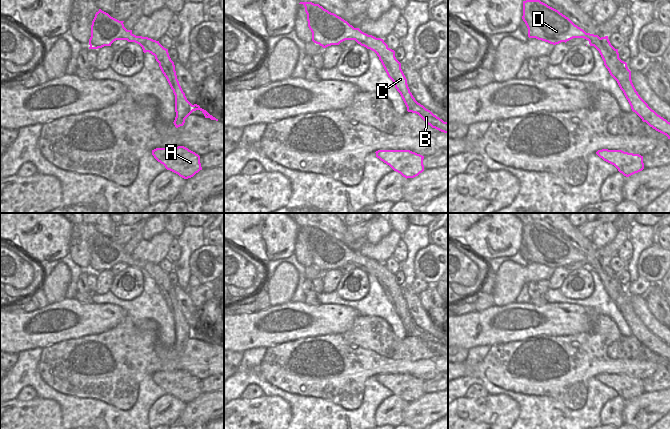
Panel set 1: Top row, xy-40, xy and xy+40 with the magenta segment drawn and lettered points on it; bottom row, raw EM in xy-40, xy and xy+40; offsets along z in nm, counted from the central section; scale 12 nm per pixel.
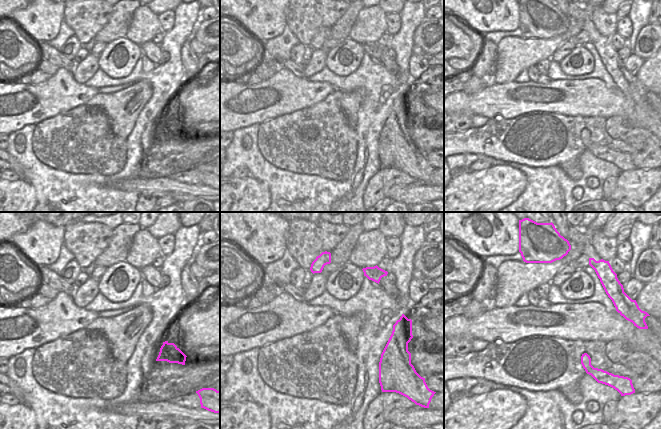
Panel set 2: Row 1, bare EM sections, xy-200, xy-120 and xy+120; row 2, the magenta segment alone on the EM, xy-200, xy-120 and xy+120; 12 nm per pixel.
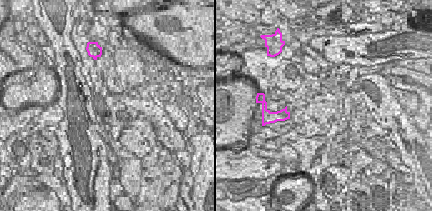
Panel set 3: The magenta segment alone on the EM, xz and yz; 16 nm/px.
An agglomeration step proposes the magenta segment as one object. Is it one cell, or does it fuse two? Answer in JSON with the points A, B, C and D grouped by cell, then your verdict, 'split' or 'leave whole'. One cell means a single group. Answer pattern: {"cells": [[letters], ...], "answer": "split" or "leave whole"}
{"cells": [["A", "C", "D"], ["B"]], "answer": "split"}

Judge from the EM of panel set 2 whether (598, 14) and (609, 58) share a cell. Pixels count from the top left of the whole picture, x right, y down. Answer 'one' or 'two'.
two

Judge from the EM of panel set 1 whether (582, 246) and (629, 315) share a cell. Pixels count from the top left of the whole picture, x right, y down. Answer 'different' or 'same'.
same

